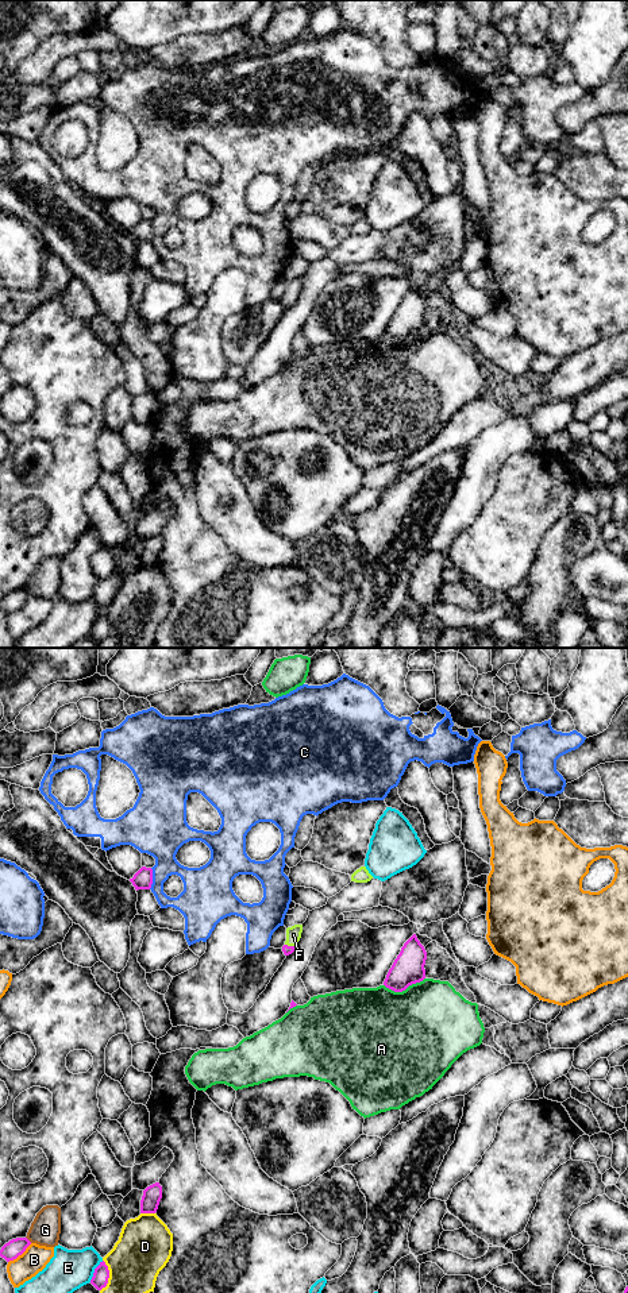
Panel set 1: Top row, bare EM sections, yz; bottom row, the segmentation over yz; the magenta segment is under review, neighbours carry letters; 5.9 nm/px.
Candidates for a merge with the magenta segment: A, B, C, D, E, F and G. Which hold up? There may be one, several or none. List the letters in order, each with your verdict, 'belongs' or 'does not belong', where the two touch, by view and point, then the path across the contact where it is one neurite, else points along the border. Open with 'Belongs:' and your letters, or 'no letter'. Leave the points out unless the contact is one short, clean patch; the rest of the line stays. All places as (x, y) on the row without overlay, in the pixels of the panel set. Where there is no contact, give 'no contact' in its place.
Belongs: F
A: does not belong; meets magenta in yz at (404, 342)
B: does not belong; meets magenta in yz at (19, 606)
C: does not belong; meets magenta in yz at (151, 231)
D: does not belong; meets magenta in yz at (147, 564)
E: does not belong; meets magenta in yz at (95, 624)
F: belongs; meets magenta in yz at (289, 298); runs through yz (286, 301), (289, 298), (293, 286)
G: does not belong; meets magenta in yz at (27, 591)

